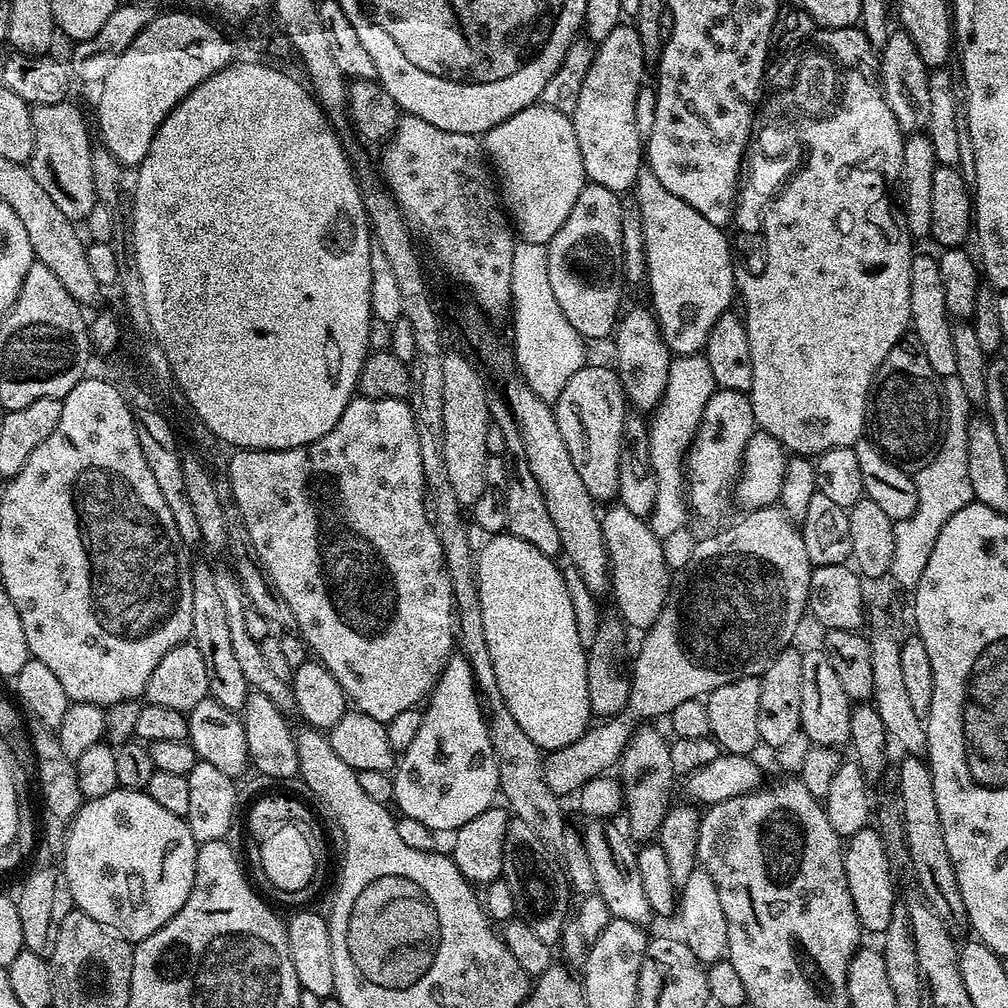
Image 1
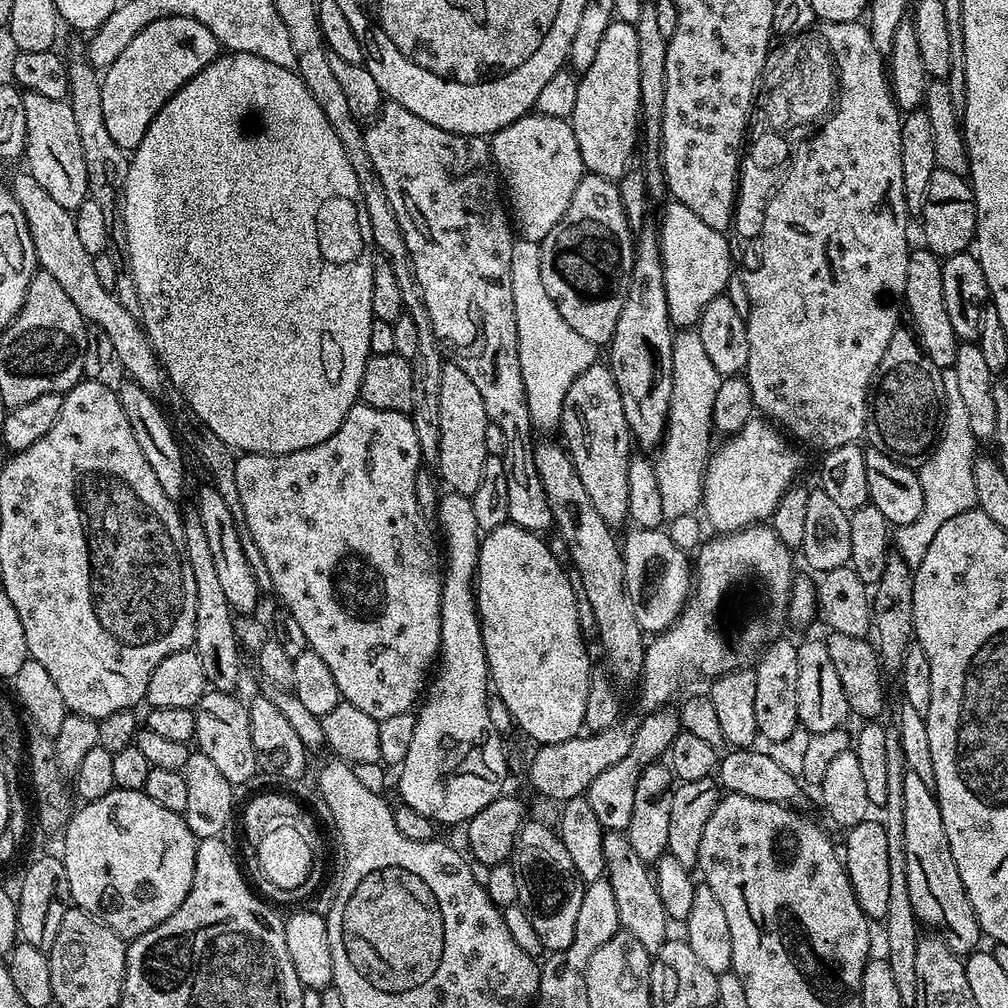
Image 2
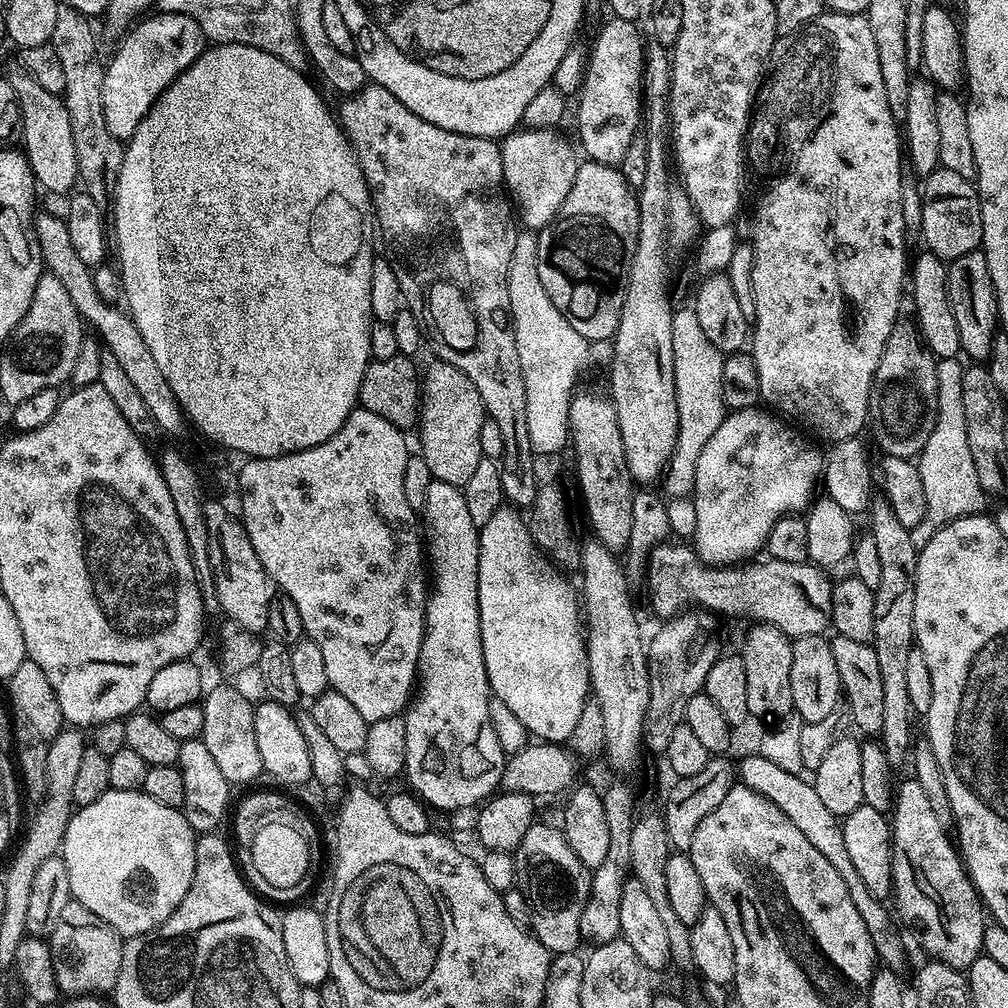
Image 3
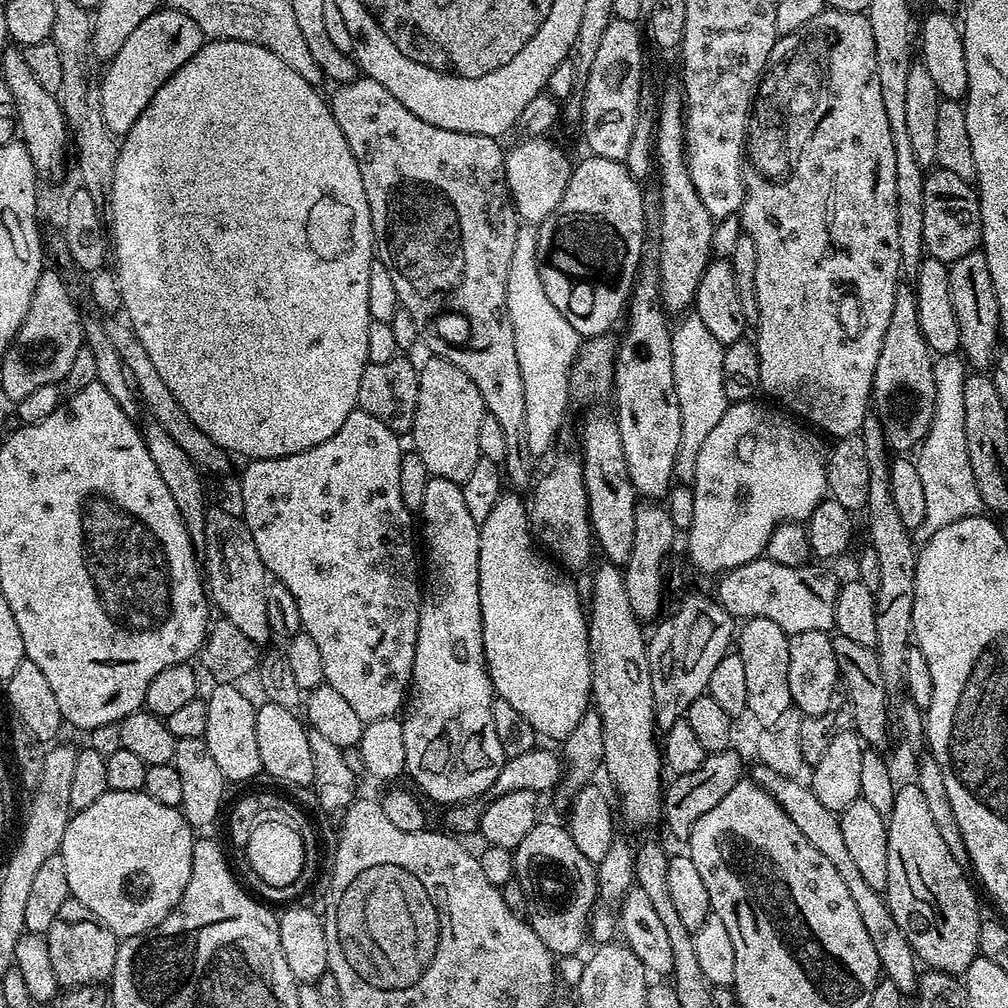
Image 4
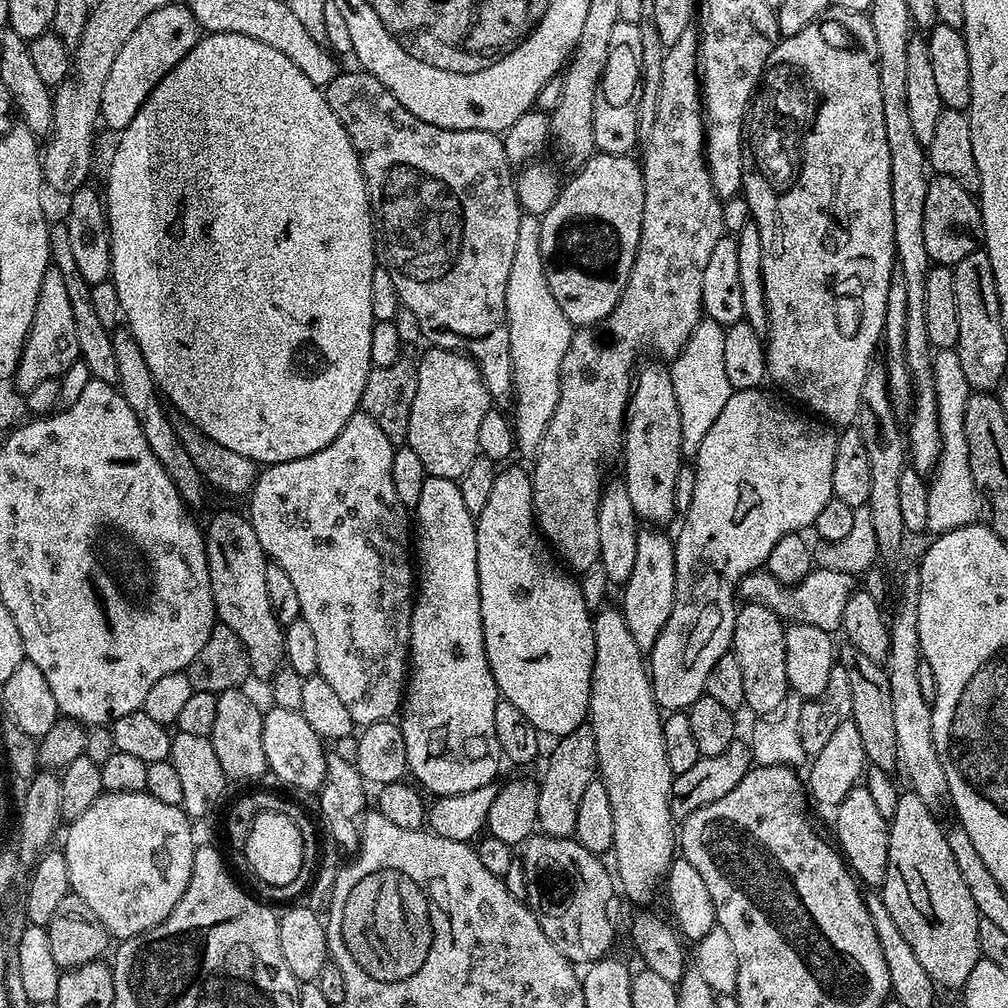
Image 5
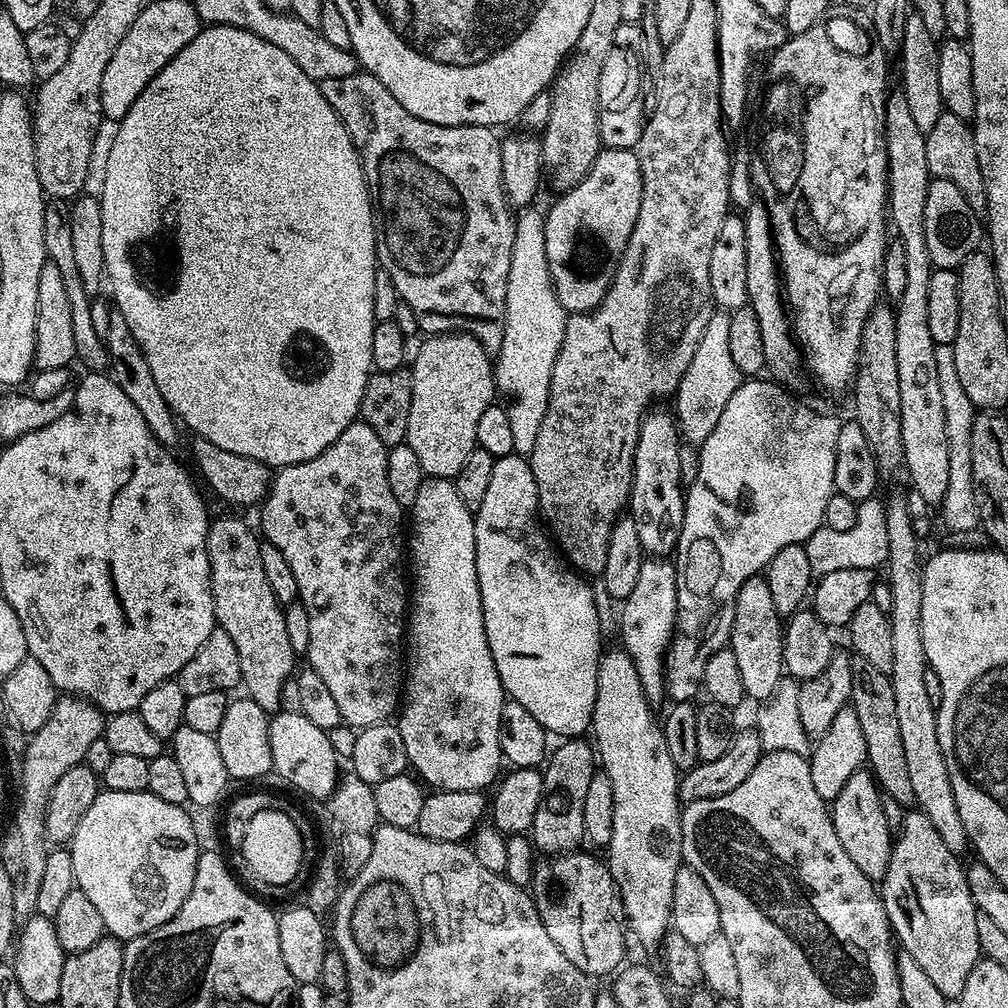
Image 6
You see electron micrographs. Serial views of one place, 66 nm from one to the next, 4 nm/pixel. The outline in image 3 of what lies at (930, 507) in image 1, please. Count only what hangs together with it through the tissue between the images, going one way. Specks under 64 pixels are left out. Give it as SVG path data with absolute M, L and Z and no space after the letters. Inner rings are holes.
M959 359L937 360L938 370L938 418L934 430L926 441L924 451L918 457L922 474L922 490L926 493L926 515L918 526L910 529L916 549L922 549L942 526L963 516L978 516L985 511L989 493L978 482L978 470L974 470L974 457L966 439L966 413L962 406L962 374L965 365Z

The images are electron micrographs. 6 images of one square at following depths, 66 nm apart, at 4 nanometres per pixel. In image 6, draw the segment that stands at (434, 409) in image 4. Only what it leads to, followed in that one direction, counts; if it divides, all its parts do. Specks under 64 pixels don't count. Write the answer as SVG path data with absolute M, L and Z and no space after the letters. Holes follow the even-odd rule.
M466 331L432 334L416 352L416 361L411 361L414 398L410 398L410 426L406 443L414 450L425 476L437 476L452 480L466 466L467 459L478 448L476 435L478 421L497 399L496 374L493 357Z

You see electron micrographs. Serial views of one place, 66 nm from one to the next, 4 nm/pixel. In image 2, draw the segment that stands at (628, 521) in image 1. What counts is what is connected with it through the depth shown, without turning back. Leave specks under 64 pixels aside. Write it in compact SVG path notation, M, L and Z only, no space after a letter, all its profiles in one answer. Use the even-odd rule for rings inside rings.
M660 528L631 529L622 536L624 557L624 589L638 618L640 631L645 634L665 632L680 616L684 601L690 595L690 581L694 572L690 567L690 556L668 537L667 531Z

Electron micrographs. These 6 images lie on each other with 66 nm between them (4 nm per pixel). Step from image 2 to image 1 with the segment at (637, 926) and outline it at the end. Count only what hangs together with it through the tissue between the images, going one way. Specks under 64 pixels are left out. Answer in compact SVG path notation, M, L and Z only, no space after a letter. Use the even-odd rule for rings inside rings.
M592 818L582 828L584 849L590 858L596 879L596 892L606 902L612 917L626 922L647 925L648 919L653 919L654 913L650 902L646 900L646 889L642 886L642 874L638 872L637 849L633 841L626 835L625 829L616 822L604 818Z

